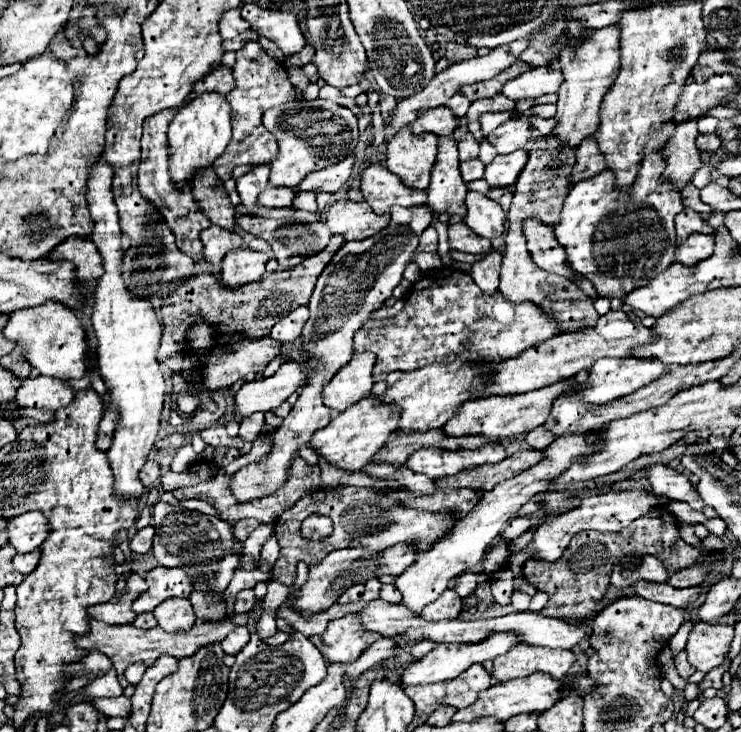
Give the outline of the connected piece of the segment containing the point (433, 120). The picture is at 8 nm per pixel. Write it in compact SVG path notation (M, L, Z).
M448 106L432 108L432 112L426 112L420 120L416 120L416 124L412 124L414 134L432 132L436 136L452 136L456 128L458 128L458 118L452 114Z

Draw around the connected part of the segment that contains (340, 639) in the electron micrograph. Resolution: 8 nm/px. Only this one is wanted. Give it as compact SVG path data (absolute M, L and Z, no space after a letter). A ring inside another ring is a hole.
M346 614L340 620L328 622L326 632L320 636L310 636L310 642L324 654L326 662L350 664L368 644L372 644L372 640L378 638L380 636L376 632L372 634L362 628L356 614Z

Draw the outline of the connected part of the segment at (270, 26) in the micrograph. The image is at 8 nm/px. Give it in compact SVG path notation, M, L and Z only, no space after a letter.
M242 4L240 14L250 22L258 36L264 36L278 44L284 54L296 54L306 44L298 28L298 16L292 12L262 8L258 4Z

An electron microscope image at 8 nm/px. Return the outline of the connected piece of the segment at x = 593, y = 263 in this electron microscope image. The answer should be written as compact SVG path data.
M654 150L642 160L642 168L628 190L616 188L616 176L610 170L602 170L572 186L554 234L566 248L570 268L586 276L596 286L598 296L624 298L674 262L674 216L684 210L684 204L674 184L662 180L664 168L666 158L662 150Z

